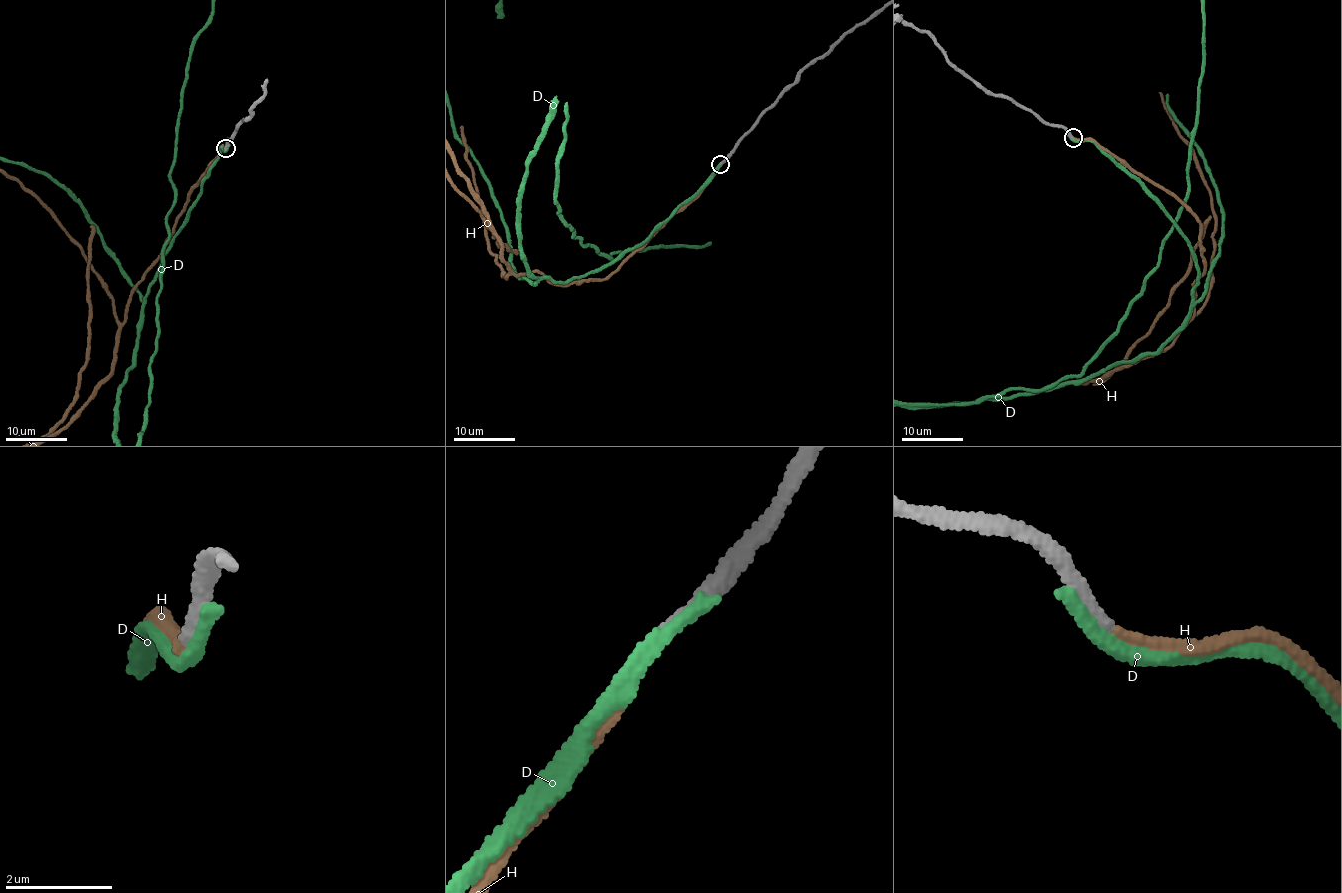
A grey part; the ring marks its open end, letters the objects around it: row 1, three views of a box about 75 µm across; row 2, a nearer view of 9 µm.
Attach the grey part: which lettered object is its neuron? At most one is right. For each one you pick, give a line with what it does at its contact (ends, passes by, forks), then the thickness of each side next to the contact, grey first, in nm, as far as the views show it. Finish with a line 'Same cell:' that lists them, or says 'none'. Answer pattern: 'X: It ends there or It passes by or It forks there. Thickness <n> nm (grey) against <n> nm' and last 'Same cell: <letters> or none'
H: It ends there. Thickness 240 nm (grey) against 240 nm
Same cell: H

